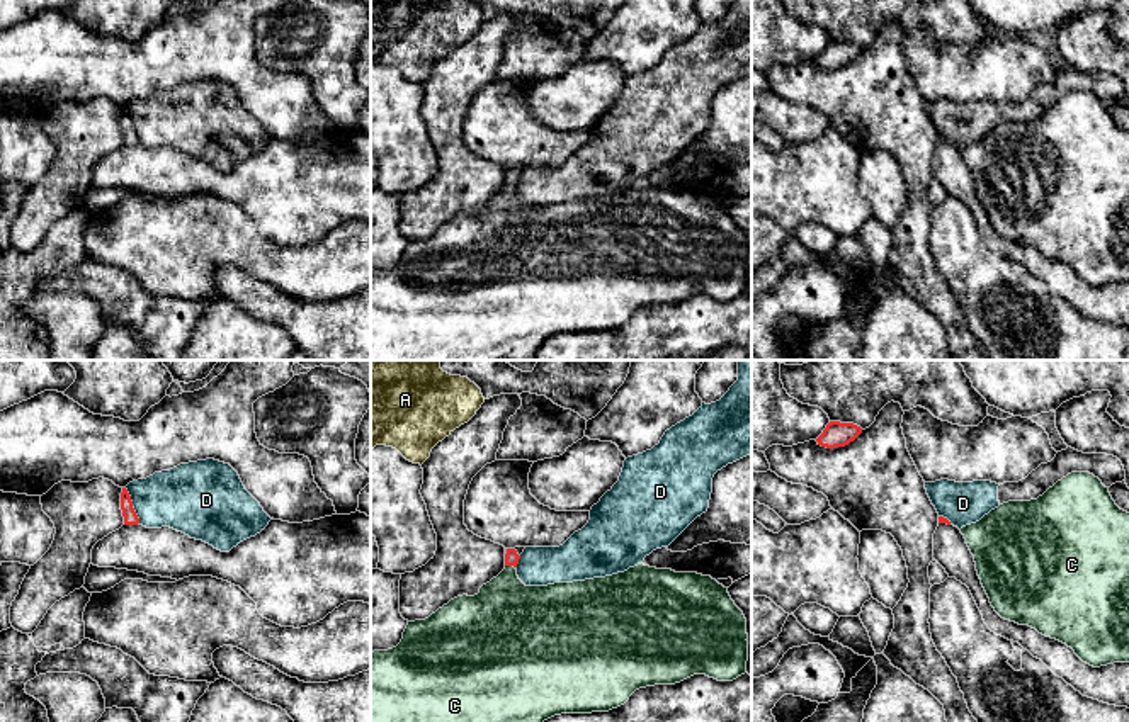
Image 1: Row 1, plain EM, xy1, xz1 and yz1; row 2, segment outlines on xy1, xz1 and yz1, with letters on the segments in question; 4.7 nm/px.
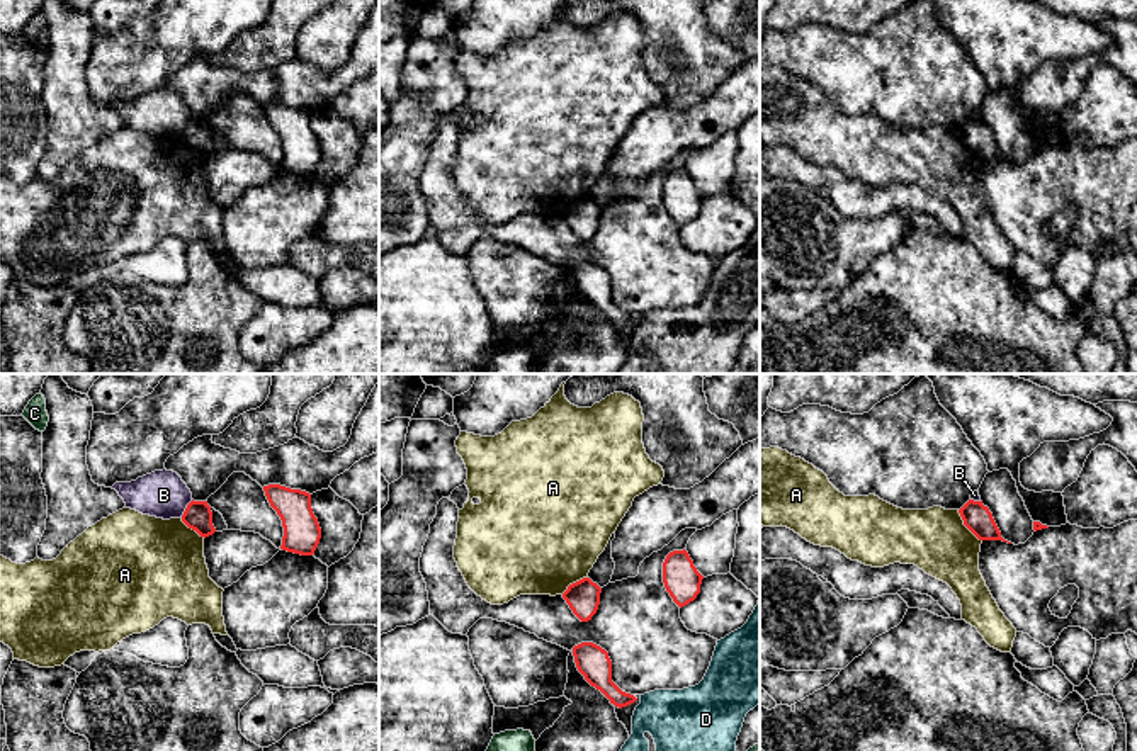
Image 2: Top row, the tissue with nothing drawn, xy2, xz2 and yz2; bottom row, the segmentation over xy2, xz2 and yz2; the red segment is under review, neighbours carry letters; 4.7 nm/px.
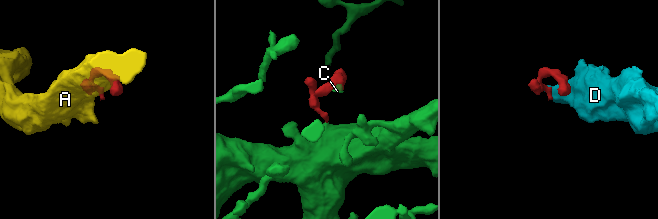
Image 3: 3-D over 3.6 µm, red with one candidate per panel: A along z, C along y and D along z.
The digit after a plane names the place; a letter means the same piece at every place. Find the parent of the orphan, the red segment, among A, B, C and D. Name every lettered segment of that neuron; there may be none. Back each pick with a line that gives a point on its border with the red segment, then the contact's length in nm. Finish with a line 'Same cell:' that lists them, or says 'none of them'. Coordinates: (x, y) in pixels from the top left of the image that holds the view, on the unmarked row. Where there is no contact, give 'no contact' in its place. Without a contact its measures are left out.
C: meets red in xz1 at (510, 184); contact 50 nm long
Same cell: C

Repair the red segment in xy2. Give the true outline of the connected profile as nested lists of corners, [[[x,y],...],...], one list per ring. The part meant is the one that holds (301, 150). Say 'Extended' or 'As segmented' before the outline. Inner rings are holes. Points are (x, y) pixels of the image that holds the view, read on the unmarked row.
As segmented. [[[280,104],[263,105],[263,110],[282,139],[284,156],[280,168],[313,175],[321,158],[321,148],[311,127],[311,114]]]

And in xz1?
Extended. [[[507,168],[505,189],[479,207],[474,216],[457,216],[425,240],[408,241],[401,262],[388,270],[371,272],[371,360],[532,360],[544,340],[561,333],[609,331],[624,324],[629,316],[646,306],[675,304],[694,294],[718,301],[733,301],[746,292],[748,253],[743,231],[731,219],[728,207],[711,195],[675,192],[644,183],[605,197],[547,206],[525,206],[517,195],[520,175]]]

